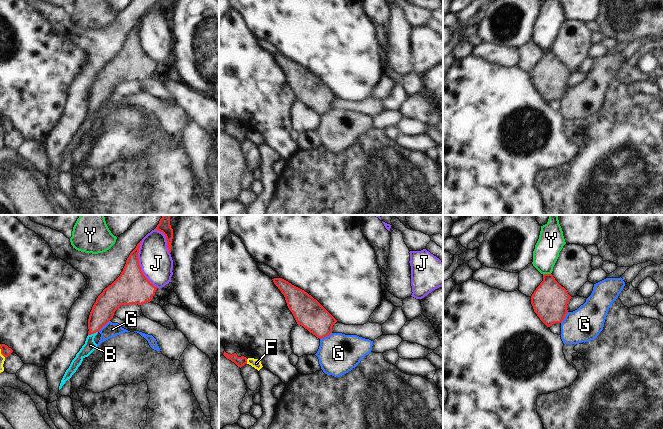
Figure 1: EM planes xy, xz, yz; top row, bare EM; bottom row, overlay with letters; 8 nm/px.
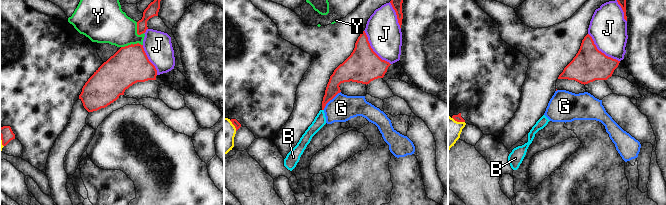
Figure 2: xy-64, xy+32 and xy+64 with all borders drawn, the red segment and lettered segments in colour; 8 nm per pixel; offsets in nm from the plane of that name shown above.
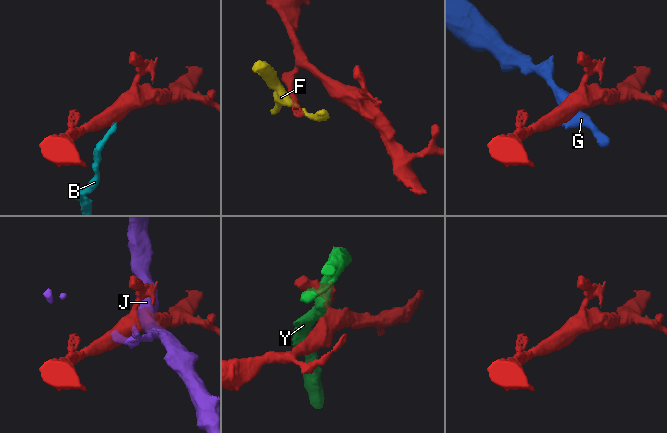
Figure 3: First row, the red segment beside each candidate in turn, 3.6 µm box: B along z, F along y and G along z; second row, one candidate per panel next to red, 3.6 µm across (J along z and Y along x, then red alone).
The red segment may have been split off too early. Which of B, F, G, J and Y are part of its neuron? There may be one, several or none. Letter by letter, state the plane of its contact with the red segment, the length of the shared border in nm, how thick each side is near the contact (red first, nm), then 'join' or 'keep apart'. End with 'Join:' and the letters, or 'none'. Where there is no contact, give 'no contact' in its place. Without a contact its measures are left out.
B: xy | 90 nm | 180/90 nm | join
F: xz | 40 nm | 80/80 nm | keep apart
G: xy | 130 nm | 190/120 nm | keep apart
J: xy | 400 nm | 280/260 nm | keep apart
Y: yz | 70 nm | 280/200 nm | keep apart
Join: B

